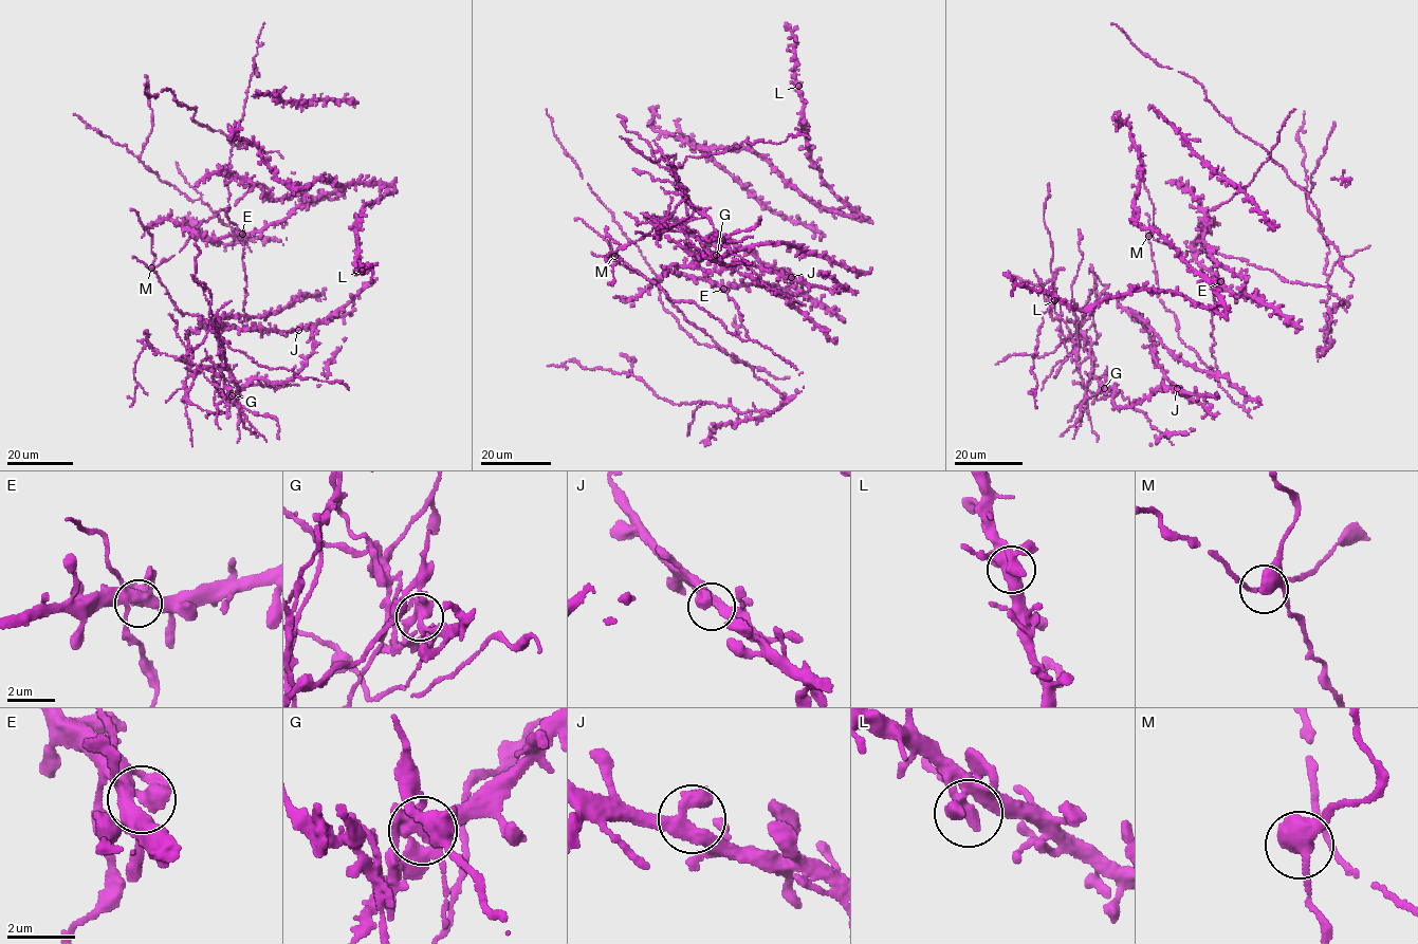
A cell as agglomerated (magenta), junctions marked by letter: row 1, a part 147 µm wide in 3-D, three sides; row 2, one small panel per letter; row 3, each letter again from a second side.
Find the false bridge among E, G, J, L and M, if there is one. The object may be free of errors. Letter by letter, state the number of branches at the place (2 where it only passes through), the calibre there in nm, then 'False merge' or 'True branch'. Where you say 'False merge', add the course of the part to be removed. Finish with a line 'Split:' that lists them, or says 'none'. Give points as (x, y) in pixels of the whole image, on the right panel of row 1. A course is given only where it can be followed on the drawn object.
E: Branches: 3. Thickness 400 nm. True branch
G: Branches: 3. Thickness 320 nm. False merge. Course of the part to remove: (1105, 388), (1085, 395), (1070, 331), (1055, 311), (1054, 299), (1042, 313), (1031, 370), (1036, 408)
J: Branches: 3. Thickness 360 nm. True branch
L: Branches: 3. Thickness 360 nm. True branch
M: Branches: 3. Thickness 360 nm. True branch
Split: G

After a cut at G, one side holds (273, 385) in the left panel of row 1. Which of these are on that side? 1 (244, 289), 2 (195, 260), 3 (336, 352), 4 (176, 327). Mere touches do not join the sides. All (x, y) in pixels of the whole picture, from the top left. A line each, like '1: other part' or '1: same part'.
1: same part
2: other part
3: same part
4: other part

